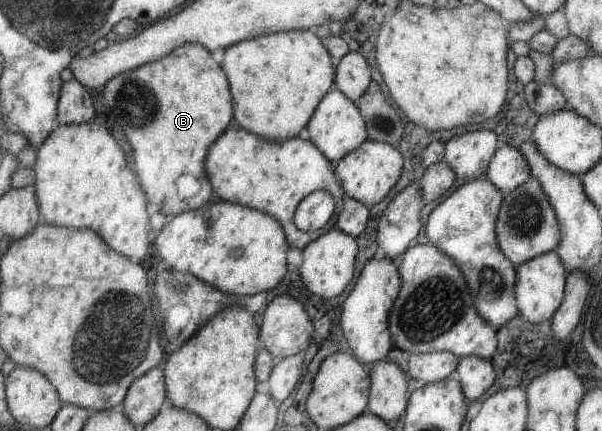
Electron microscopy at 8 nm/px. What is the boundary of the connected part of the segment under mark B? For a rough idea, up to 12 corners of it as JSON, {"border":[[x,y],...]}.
{"border":[[181,44],[113,76],[103,100],[151,209],[213,190],[207,148],[231,120],[225,74]]}

